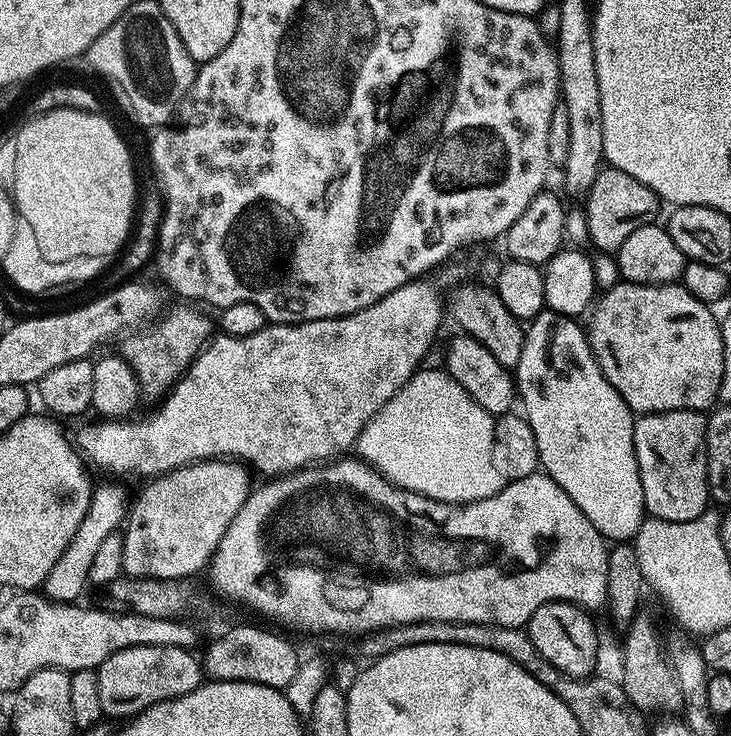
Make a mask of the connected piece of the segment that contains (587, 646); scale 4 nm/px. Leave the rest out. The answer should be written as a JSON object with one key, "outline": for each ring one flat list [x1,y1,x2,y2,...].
{"outline":[[561,600,546,602,534,610,529,618,526,631,528,636,538,646,538,654,546,658,562,674,587,678,597,671,596,659,600,656,600,640,596,637,596,624,591,620,585,609,576,604,567,604]]}

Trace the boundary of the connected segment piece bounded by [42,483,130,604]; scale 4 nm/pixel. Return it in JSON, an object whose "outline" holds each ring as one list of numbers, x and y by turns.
{"outline":[[97,483,93,487,86,518,82,518,78,530,74,530,74,538,70,538,70,546,62,550,58,562,54,562,54,566,50,566,50,574,46,574,42,592,47,599,61,604,70,604,81,599,79,596,83,594,84,587,89,587,90,584,88,575,94,562,94,553,102,546,102,542,106,542,106,538,110,538,125,523,129,504,129,497,124,497,118,489,111,488,108,484]]}

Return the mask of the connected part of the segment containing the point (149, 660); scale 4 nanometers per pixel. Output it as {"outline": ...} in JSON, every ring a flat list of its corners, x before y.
{"outline":[[134,646,110,654,110,658,95,669,104,716,131,718,145,712,152,704,190,694,202,683,201,661,192,655,189,649,174,646]]}

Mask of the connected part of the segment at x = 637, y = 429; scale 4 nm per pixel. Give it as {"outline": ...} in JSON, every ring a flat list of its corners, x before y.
{"outline":[[650,412,636,416,634,426,634,454,638,458,638,474,642,478,644,511,649,517,669,522,690,522,704,515,710,508,708,495,708,451,704,412]]}

